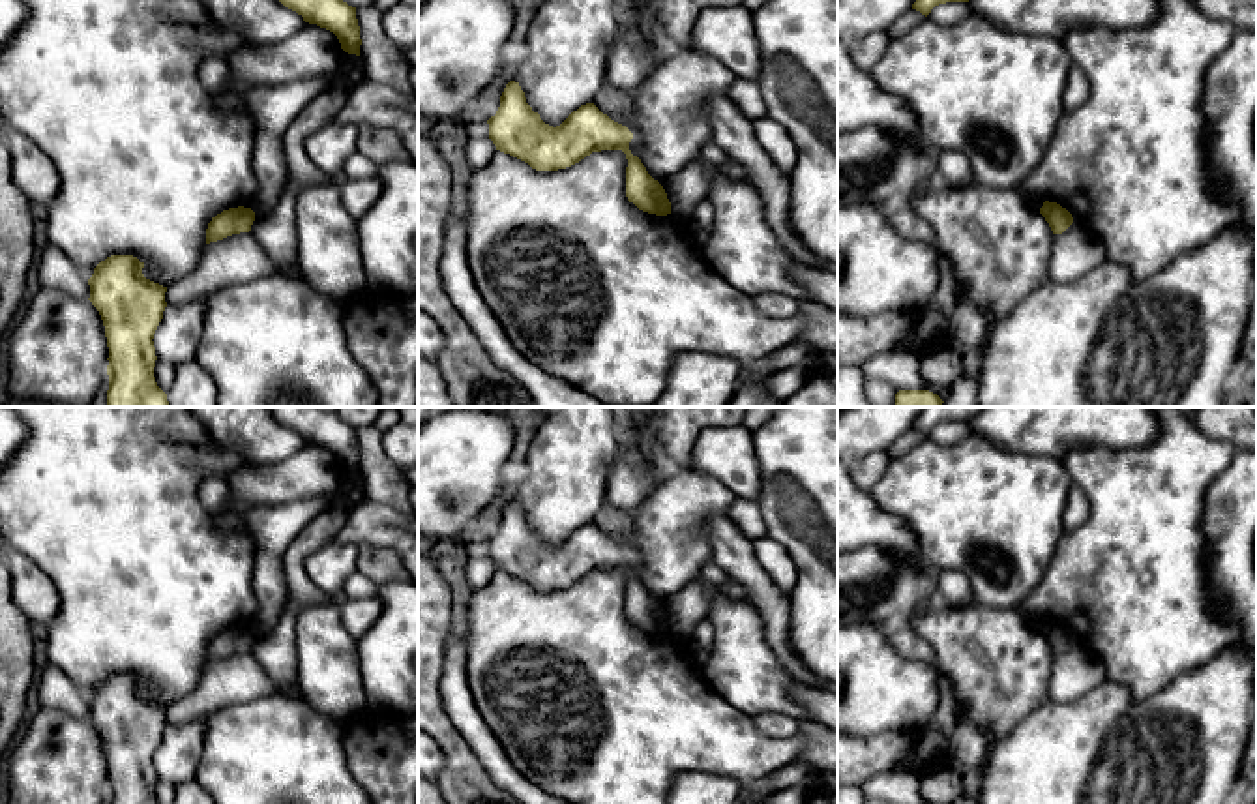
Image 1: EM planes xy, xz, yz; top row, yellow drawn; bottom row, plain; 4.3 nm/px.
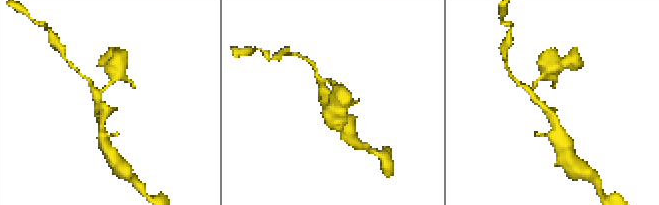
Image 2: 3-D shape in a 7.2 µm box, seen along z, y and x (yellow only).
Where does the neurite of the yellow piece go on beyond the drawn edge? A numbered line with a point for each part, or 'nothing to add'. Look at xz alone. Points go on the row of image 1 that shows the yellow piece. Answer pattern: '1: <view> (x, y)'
nothing to add

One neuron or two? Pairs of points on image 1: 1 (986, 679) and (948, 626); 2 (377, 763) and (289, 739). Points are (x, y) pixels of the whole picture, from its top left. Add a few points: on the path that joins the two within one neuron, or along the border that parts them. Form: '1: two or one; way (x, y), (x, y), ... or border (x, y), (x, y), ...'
1: one; way (986, 666), (961, 640)
2: two; border (341, 722), (345, 765), (360, 784)

